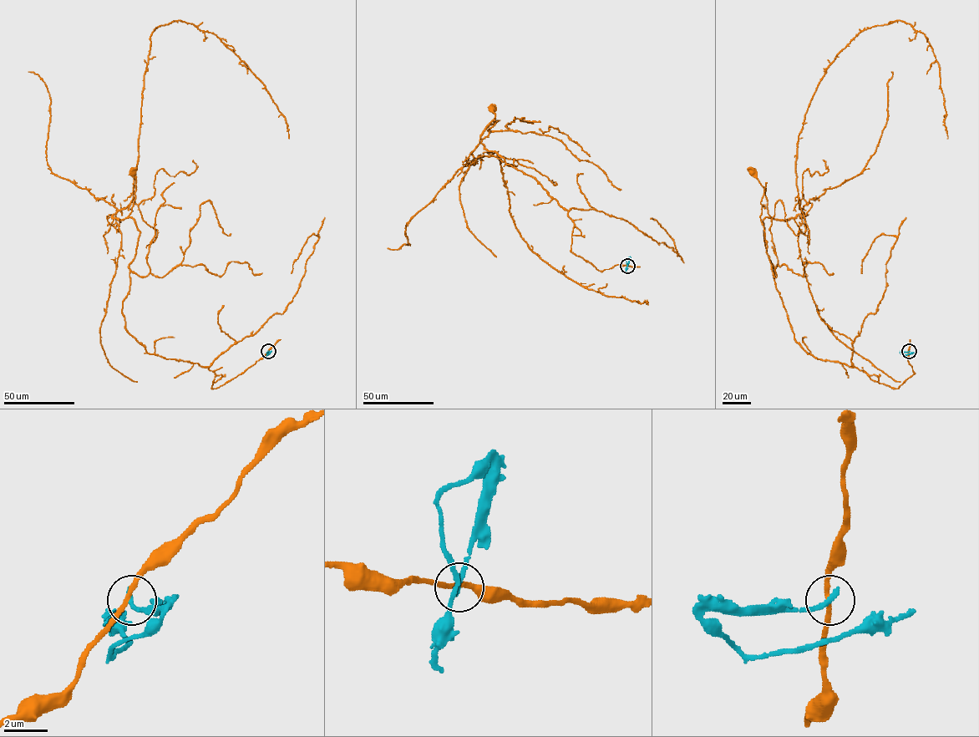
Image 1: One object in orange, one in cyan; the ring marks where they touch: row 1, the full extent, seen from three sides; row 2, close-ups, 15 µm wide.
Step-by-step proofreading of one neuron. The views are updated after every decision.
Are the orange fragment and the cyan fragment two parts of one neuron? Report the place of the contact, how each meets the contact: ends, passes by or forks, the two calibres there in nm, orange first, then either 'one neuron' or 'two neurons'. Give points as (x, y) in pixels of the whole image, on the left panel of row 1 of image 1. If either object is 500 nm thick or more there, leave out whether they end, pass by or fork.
place (268, 351); orange passes by; cyan ends; calibres 200 and 240 nm; two neurons

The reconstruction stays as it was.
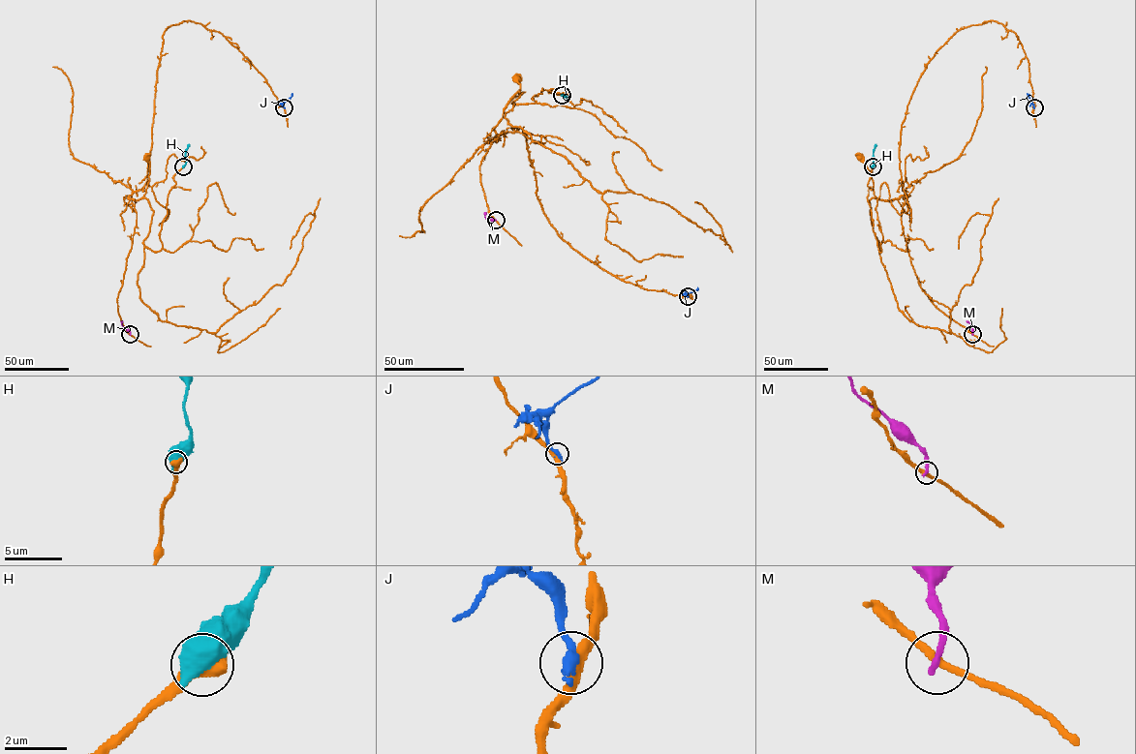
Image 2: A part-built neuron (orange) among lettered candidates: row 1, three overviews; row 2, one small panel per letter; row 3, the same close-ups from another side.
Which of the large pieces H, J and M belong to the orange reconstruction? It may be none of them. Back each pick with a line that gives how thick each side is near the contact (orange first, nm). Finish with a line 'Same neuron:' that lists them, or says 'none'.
Same neuron: none

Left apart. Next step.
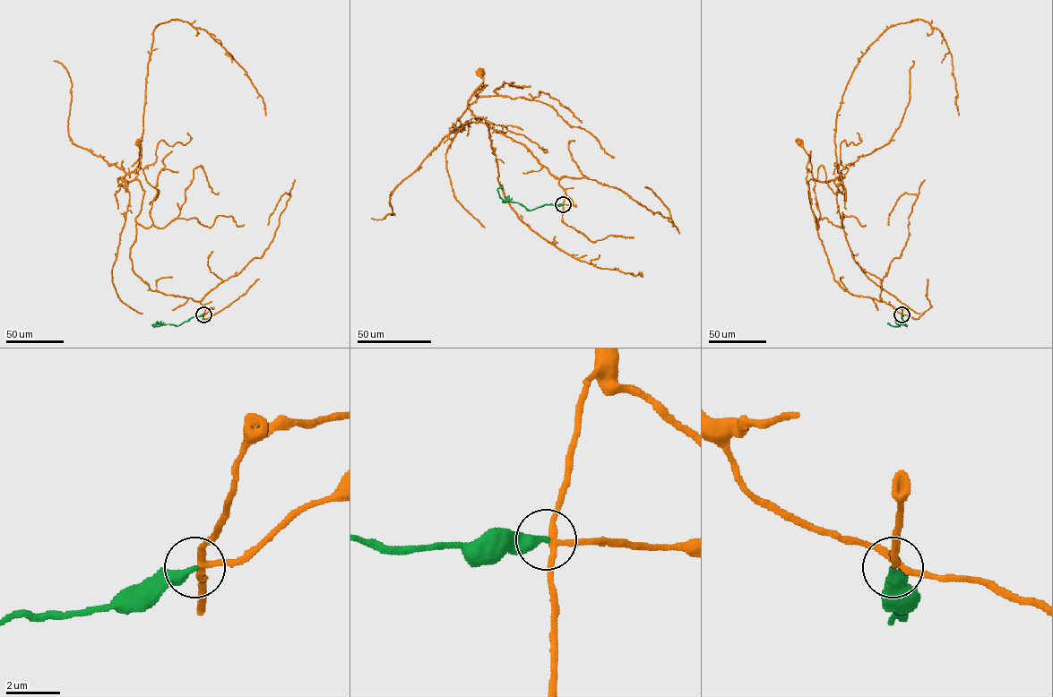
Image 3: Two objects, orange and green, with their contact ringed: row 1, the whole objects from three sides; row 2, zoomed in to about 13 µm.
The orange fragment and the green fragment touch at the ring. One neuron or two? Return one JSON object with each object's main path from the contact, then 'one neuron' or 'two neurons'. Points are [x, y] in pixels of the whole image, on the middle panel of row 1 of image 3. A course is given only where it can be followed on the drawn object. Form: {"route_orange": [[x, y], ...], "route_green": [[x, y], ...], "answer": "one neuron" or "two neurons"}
{"route_orange": [[563, 204], [565, 193], [559, 179], [523, 144], [469, 108], [487, 85], [474, 91], [483, 87], [479, 73]], "route_green": [[563, 204], [547, 204], [528, 210], [517, 202], [504, 201], [497, 189], [503, 186]], "answer": "one neuron"}

